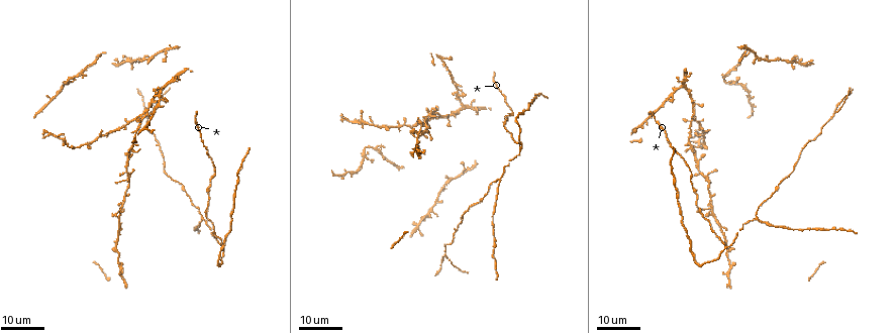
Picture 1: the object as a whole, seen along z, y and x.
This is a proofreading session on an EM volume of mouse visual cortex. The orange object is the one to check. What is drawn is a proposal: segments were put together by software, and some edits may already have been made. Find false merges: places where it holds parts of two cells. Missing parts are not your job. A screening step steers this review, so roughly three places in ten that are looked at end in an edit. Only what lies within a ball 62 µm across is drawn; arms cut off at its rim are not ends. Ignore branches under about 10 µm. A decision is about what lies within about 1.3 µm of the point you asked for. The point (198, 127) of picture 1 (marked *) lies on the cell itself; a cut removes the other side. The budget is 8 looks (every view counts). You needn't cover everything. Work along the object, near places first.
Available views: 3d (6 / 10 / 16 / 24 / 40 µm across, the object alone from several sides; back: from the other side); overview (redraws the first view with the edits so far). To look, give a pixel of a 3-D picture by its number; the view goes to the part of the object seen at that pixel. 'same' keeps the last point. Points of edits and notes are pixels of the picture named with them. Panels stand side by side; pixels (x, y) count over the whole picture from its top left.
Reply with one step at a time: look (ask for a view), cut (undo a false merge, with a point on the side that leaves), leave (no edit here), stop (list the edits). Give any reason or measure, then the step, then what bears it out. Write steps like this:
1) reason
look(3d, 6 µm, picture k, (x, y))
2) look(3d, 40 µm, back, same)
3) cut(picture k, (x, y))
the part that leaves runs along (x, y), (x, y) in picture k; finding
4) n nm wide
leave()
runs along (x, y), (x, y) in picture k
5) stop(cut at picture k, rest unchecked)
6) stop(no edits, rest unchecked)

thin arm on a thick one
look(3d, 24 µm, picture 1, (112, 132))

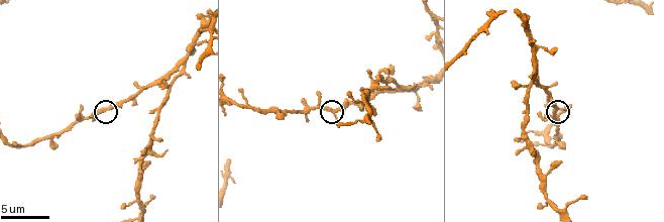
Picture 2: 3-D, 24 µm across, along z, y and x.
look(3d, 6 µm, picture 2, (555, 109))

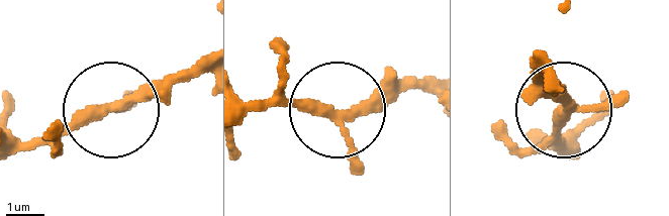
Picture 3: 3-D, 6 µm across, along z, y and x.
leave()
runs along (538, 55), (566, 112), (557, 147) in picture 3; one cell here

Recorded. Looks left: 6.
narrows sharply
look(3d, 24 µm, picture 1, (116, 247))

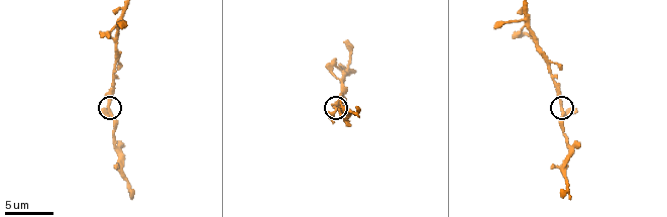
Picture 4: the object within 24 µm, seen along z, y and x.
look(3d, 10 µm, picture 4, (332, 107))

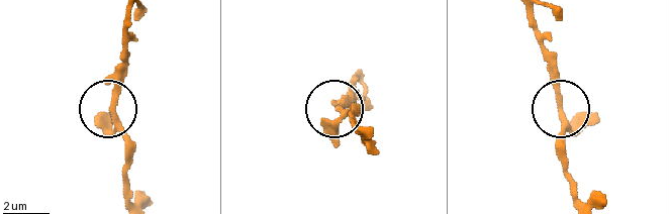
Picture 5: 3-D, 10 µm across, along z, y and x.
leave()
runs along (525, 13), (560, 111), (560, 155) in picture 5; all the same cell

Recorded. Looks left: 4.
arms part here
look(3d, 16 µm, picture 1, (726, 246))

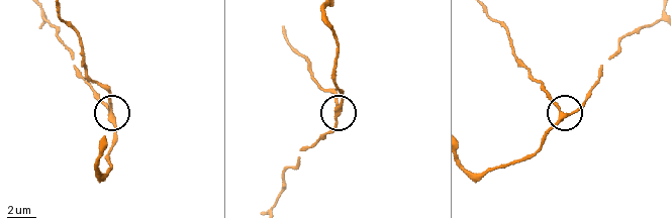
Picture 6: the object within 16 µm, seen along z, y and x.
zoom in
look(3d, 10 µm, picture 6, (566, 118))

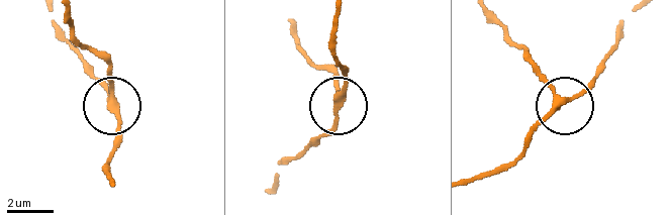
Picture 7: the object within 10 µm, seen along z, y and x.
side arm 42 µm
leave()
runs along (67, 9), (74, 32), (107, 68), (109, 108), (120, 140) in picture 7; all the same cell

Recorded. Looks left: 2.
look(3d, 16 µm, picture 1, (757, 218))

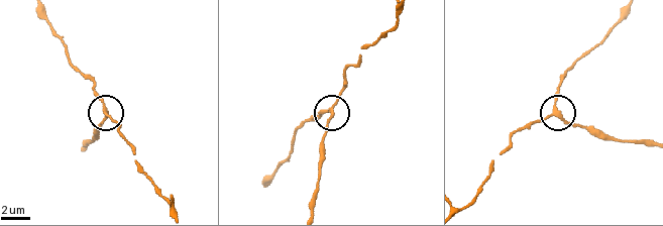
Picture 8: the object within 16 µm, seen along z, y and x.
look(3d, 10 µm, picture 8, (330, 109))

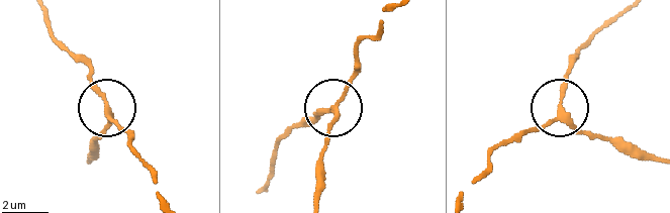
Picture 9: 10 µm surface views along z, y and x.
leave()
runs along (162, 199), (154, 176), (109, 110), (99, 139) in picture 9; one cell here

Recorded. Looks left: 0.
stop(no edits, rest unchecked)

